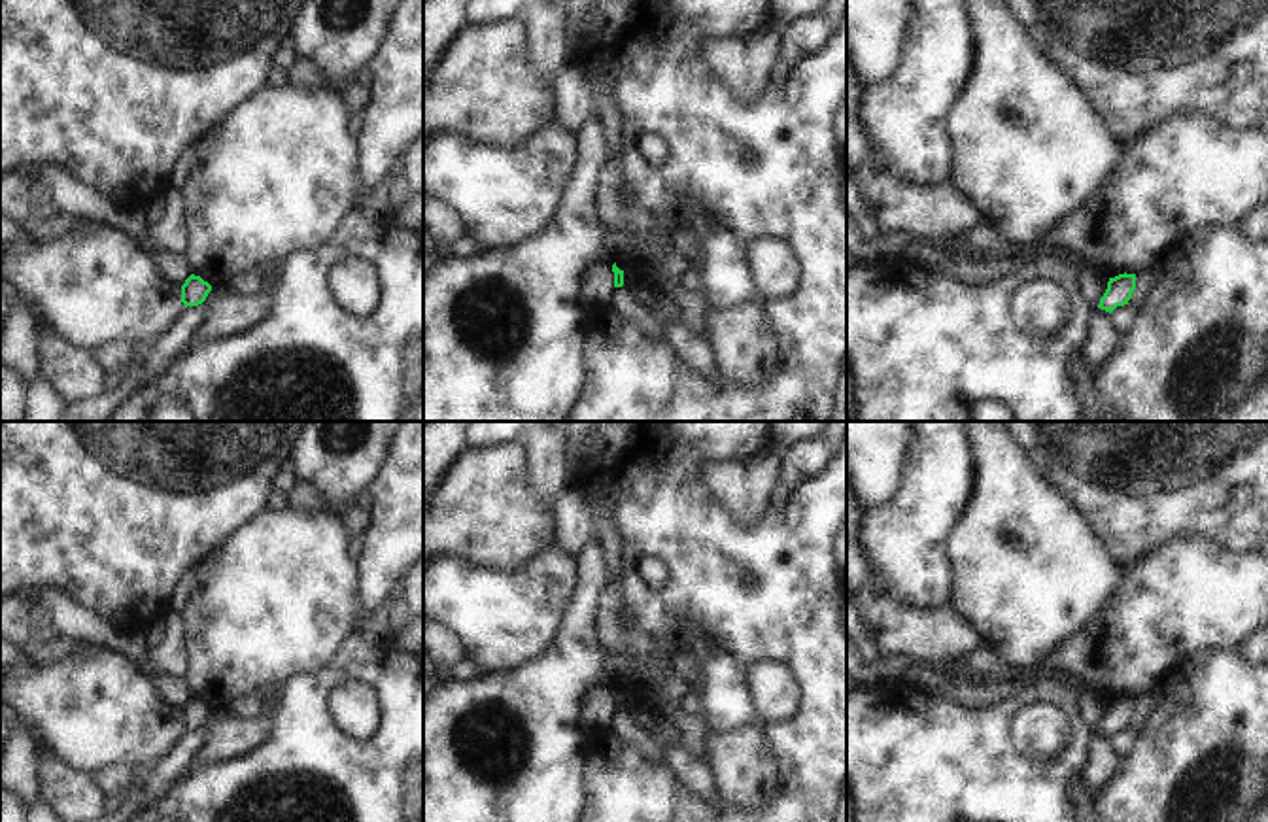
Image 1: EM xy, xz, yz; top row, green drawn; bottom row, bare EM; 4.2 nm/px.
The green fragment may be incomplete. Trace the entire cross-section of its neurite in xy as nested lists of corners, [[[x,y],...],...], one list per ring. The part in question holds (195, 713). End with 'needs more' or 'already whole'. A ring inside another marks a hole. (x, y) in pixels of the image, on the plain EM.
[[[191,697],[181,709],[181,726],[187,729],[198,729],[206,724],[212,709],[200,699]]]; already whole

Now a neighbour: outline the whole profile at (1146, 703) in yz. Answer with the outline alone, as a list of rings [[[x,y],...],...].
[[[1145,692],[1139,697],[1136,697],[1136,712],[1132,716],[1130,728],[1141,729],[1145,722],[1153,716],[1153,712],[1162,703],[1160,692]]]

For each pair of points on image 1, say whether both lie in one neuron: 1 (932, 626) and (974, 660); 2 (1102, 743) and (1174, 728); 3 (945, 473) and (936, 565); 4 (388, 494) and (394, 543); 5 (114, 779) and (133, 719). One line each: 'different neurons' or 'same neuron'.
1: different neurons
2: different neurons
3: same neuron
4: same neuron
5: different neurons

